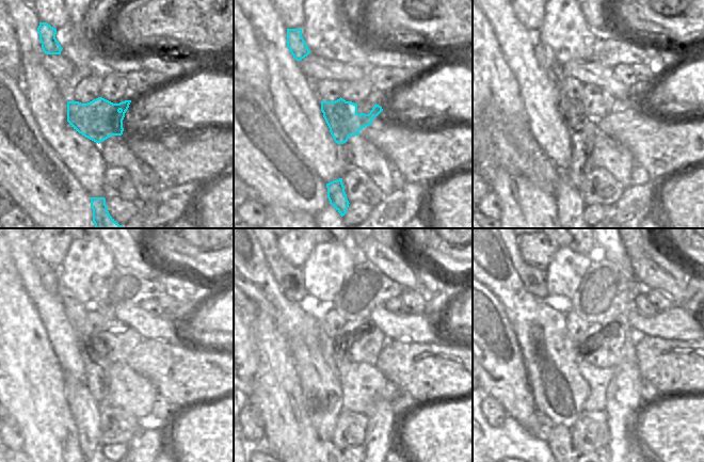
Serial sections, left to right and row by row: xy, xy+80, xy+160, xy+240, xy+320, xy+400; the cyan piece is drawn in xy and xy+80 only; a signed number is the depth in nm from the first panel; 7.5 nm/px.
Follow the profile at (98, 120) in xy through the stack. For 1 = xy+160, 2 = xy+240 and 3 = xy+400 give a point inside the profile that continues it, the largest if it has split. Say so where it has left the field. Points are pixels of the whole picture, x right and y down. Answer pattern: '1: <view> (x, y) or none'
1: xy+160 (581, 128)
2: xy+240 (94, 350)
3: xy+400 (578, 354)

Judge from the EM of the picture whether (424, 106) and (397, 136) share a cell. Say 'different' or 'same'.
different

